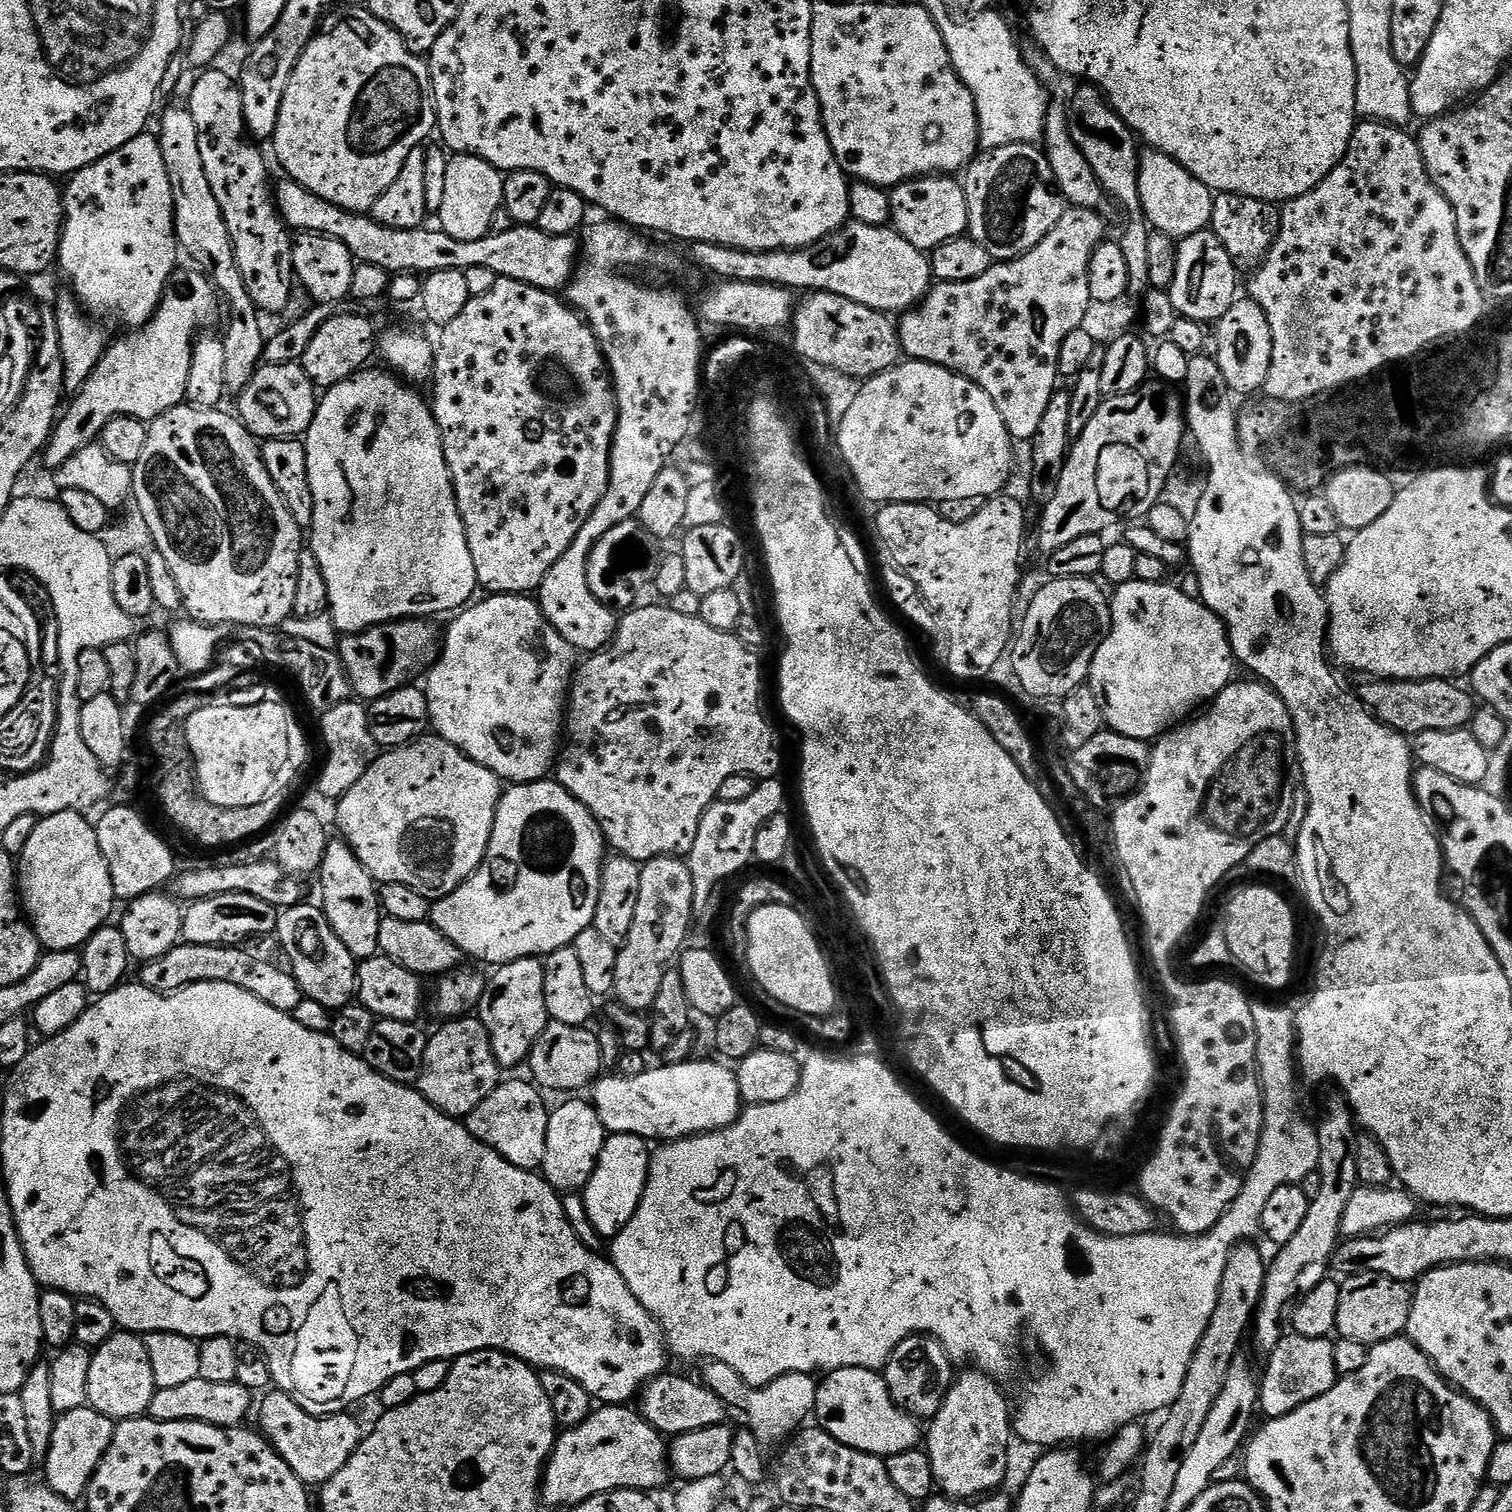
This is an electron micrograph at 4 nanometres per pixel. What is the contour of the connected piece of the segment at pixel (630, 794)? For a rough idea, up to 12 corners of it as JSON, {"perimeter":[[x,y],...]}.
{"perimeter":[[656,604],[575,669],[555,779],[621,856],[687,857],[775,780],[760,660]]}

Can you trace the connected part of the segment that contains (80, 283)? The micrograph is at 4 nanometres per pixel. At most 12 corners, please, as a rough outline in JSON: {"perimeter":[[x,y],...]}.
{"perimeter":[[160,141],[71,173],[58,268],[143,326],[177,271]]}

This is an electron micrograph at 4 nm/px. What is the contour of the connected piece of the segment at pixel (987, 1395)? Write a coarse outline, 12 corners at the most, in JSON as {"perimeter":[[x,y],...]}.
{"perimeter":[[979,1370],[926,1428],[936,1487],[972,1500],[1008,1476],[1010,1404]]}

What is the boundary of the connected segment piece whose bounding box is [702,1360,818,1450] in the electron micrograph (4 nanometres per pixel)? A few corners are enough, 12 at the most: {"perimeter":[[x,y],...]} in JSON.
{"perimeter":[[726,1362],[703,1383],[748,1415],[761,1448],[783,1445],[816,1411],[818,1380],[788,1372],[751,1388]]}

